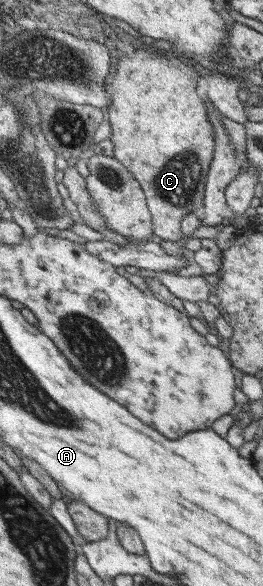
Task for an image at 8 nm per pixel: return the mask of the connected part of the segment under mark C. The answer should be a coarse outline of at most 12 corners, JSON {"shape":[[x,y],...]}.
{"shape":[[133,50],[108,86],[113,158],[182,238],[213,161],[200,77]]}

